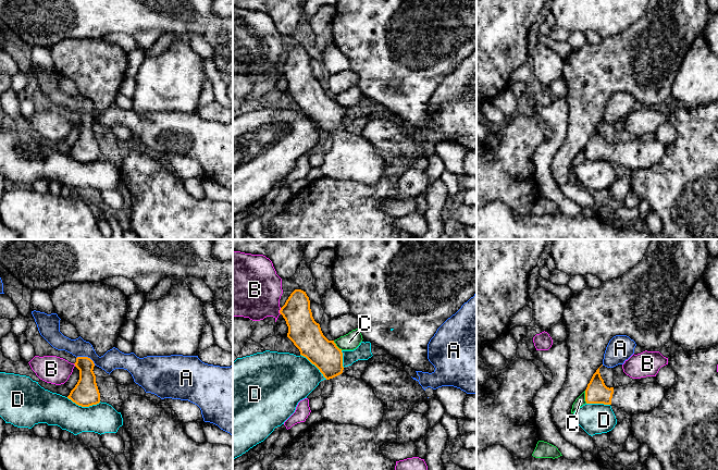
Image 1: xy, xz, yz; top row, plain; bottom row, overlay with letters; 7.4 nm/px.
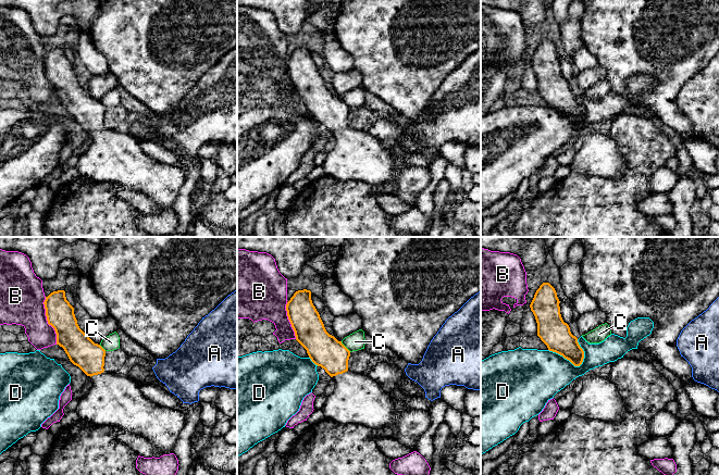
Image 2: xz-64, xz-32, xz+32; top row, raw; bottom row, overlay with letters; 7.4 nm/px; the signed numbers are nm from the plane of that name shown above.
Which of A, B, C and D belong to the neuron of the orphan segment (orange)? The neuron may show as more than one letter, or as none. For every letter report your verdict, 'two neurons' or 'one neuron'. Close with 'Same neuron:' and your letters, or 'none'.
A: two neurons
B: two neurons
C: two neurons
D: two neurons
Same neuron: none

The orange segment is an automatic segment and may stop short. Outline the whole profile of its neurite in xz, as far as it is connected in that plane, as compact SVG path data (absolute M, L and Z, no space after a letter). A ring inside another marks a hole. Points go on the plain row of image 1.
M295 46L280 70L288 83L287 94L299 106L300 111L314 121L326 136L333 140L332 149L324 154L319 169L323 176L338 181L355 181L372 185L383 178L384 161L375 152L373 145L362 135L351 134L343 129L343 109L334 97L329 97L322 89L320 81L312 73L310 57L306 48Z

